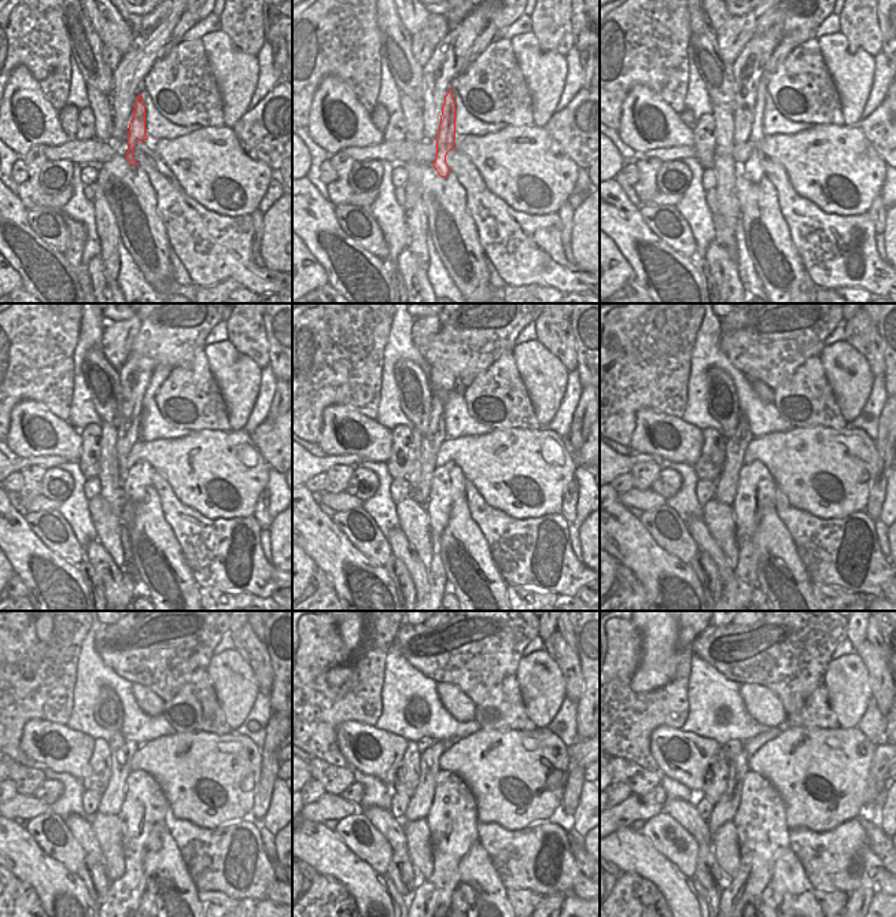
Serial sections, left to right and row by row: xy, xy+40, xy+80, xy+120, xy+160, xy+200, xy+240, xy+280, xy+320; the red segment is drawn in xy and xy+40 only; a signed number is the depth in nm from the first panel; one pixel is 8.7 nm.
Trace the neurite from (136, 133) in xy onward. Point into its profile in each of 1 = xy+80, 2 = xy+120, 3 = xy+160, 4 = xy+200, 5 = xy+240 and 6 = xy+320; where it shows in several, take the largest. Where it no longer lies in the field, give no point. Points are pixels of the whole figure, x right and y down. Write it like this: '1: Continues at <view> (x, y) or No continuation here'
1: Continues at xy+80 (788, 43)
2: Continues at xy+120 (139, 477)
3: Continues at xy+160 (448, 485)
4: Continues at xy+200 (756, 488)
5: Continues at xy+240 (144, 806)
6: Continues at xy+320 (760, 820)

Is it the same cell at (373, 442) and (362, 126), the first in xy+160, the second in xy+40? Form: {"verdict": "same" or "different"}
{"verdict": "same"}

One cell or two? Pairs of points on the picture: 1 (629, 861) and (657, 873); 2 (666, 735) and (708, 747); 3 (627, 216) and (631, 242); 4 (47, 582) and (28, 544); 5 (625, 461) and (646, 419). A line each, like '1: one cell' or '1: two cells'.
1: one cell
2: one cell
3: one cell
4: one cell
5: two cells

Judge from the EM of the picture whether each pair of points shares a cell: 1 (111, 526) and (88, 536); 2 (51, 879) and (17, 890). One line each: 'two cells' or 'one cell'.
1: two cells
2: two cells

